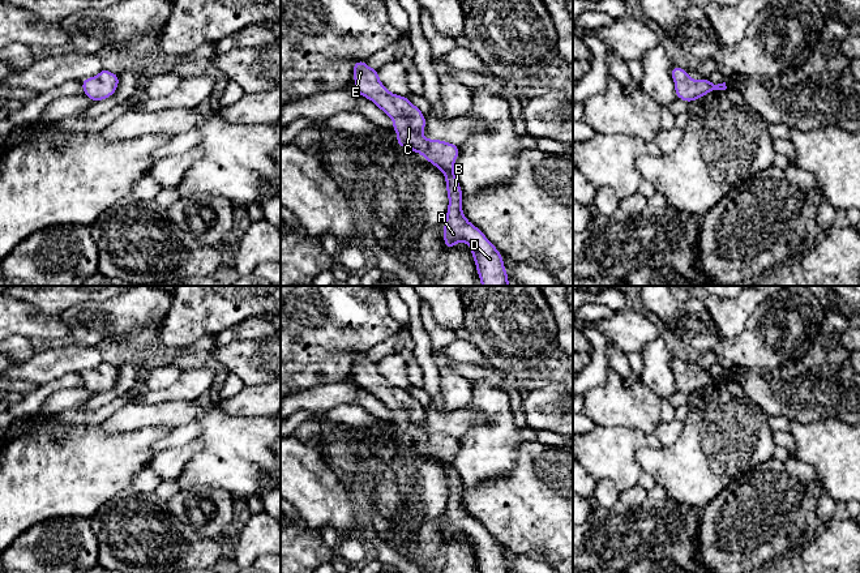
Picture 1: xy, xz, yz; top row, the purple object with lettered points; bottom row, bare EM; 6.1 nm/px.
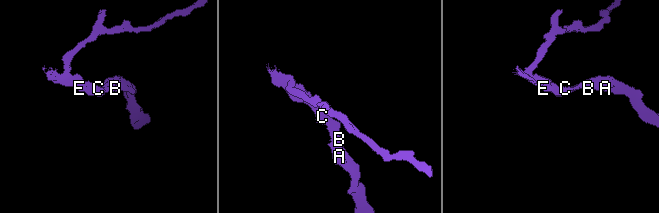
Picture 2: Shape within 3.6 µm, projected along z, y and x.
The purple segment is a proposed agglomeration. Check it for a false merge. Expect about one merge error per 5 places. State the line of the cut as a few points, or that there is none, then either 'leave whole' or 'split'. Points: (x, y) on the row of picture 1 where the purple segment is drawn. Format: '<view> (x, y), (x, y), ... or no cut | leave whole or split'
no cut | leave whole

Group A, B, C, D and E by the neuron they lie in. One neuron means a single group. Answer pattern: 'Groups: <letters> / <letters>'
Groups: A B C D E

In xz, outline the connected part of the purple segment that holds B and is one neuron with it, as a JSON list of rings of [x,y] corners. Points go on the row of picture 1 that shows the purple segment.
[[[364,60],[354,64],[355,91],[371,99],[381,111],[390,116],[393,131],[398,140],[395,146],[403,146],[424,158],[444,172],[449,206],[444,225],[444,241],[446,251],[455,243],[465,241],[470,245],[482,286],[509,286],[502,253],[485,238],[485,235],[470,223],[462,211],[462,189],[454,175],[454,162],[459,154],[459,146],[440,140],[427,140],[422,132],[425,128],[425,117],[419,107],[408,98],[392,94],[378,80],[378,69],[369,68]]]

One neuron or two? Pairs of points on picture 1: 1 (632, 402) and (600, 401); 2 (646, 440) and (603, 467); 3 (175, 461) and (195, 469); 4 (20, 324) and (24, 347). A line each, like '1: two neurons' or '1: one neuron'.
1: one neuron
2: one neuron
3: two neurons
4: two neurons

